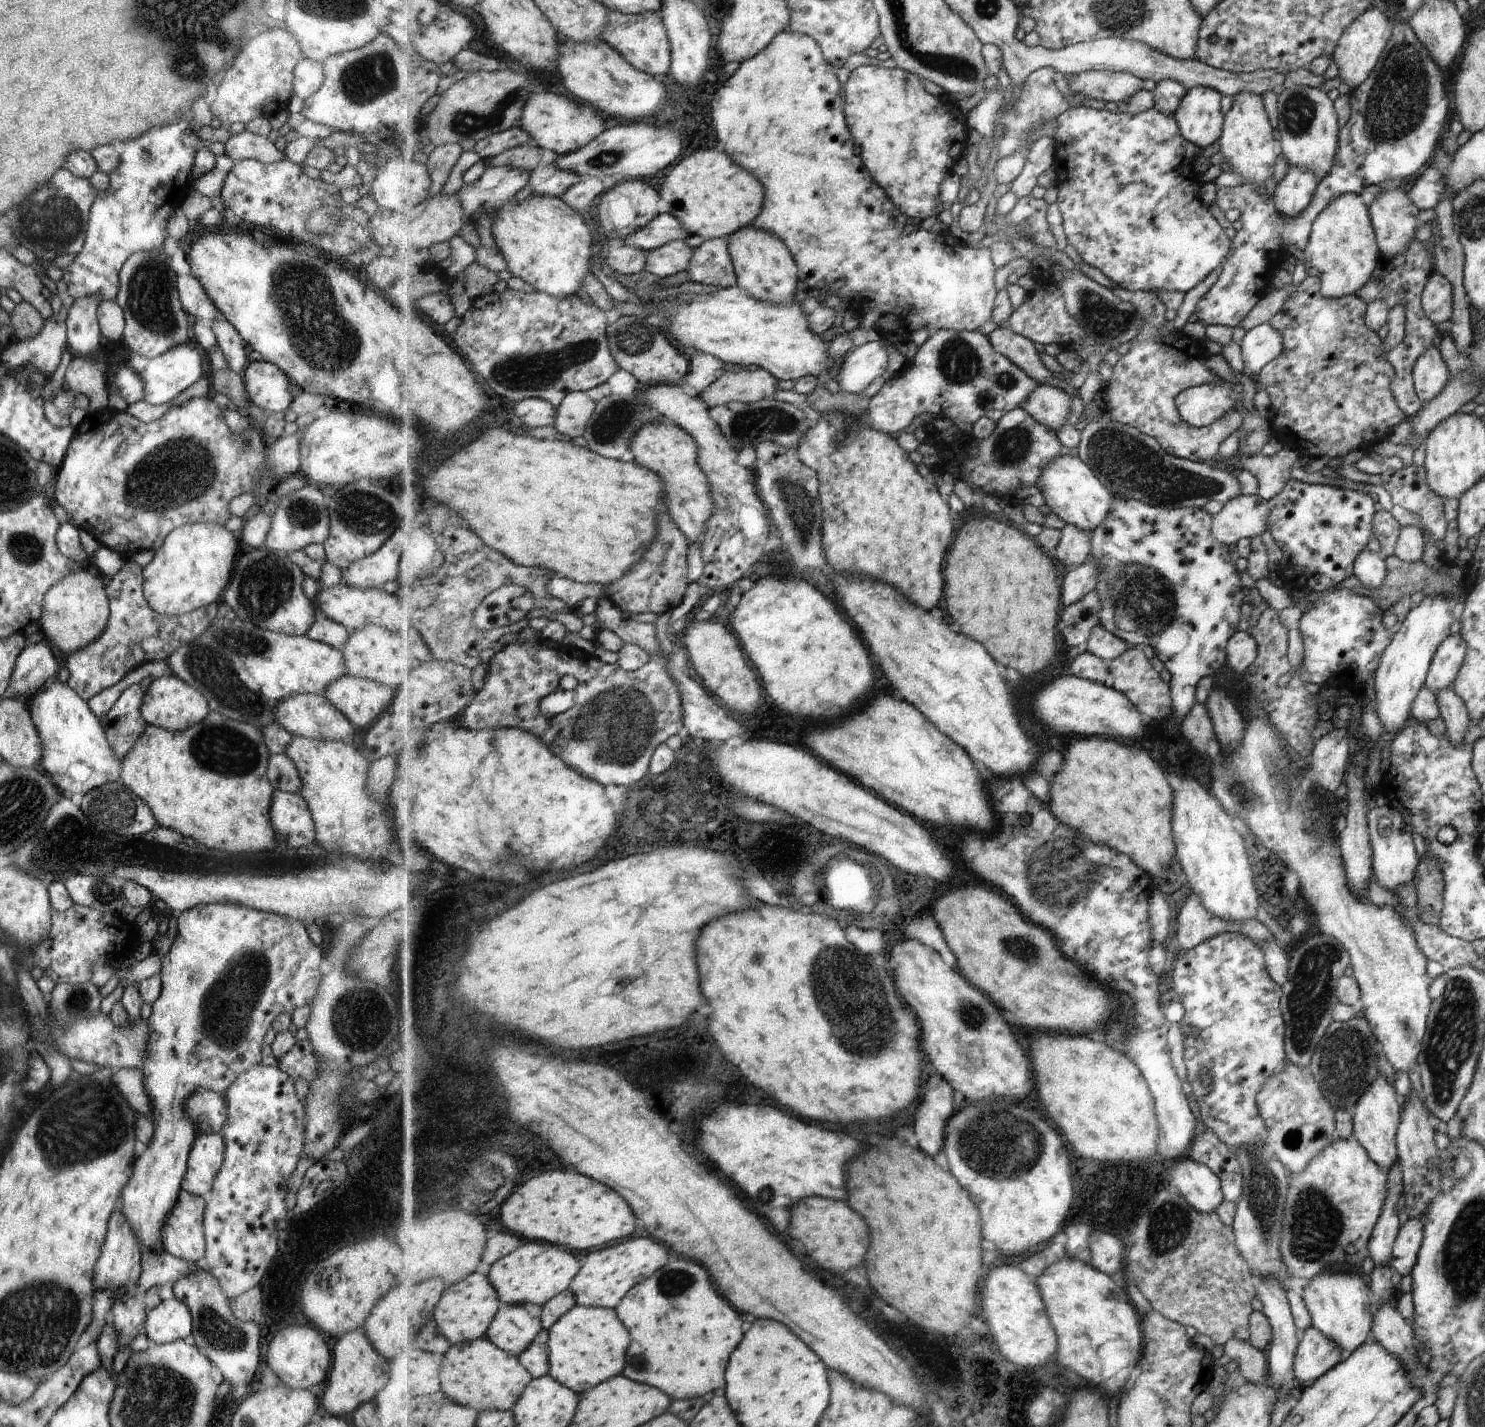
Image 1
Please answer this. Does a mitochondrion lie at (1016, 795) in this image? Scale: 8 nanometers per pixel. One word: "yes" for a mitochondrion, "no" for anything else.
no

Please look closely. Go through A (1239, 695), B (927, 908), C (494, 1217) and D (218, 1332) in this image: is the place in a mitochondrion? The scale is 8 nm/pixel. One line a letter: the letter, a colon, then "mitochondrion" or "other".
A: other
B: other
C: other
D: mitochondrion

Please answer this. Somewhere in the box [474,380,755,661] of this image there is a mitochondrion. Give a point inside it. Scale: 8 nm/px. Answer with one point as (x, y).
(615, 419)

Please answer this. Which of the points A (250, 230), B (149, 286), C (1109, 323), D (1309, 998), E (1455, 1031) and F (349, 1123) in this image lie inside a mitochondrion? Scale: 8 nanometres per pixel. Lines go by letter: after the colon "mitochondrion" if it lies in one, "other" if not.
A: other
B: mitochondrion
C: mitochondrion
D: mitochondrion
E: mitochondrion
F: other

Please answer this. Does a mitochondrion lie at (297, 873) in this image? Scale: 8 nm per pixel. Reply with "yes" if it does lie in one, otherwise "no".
yes

